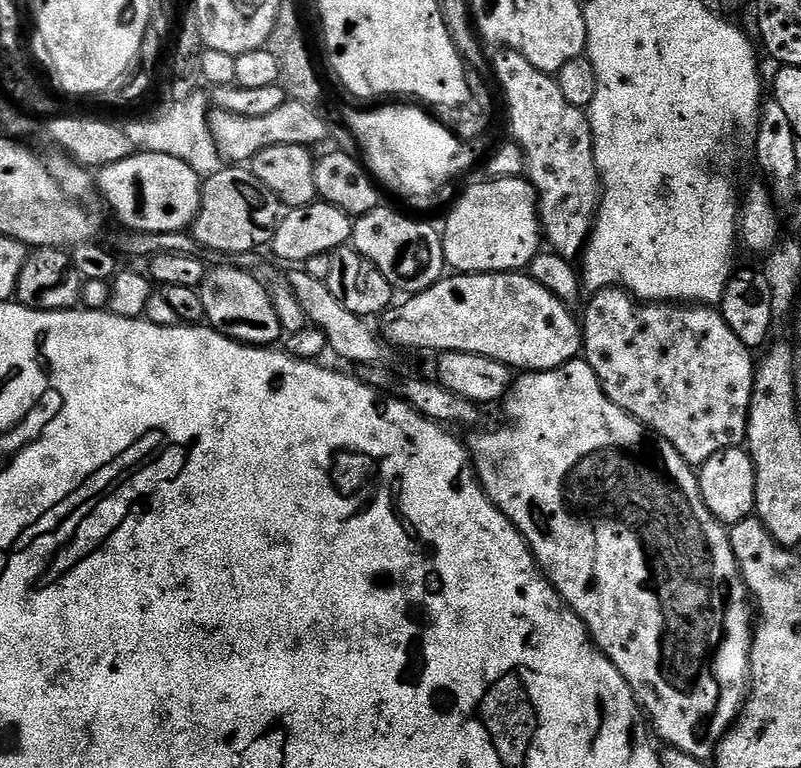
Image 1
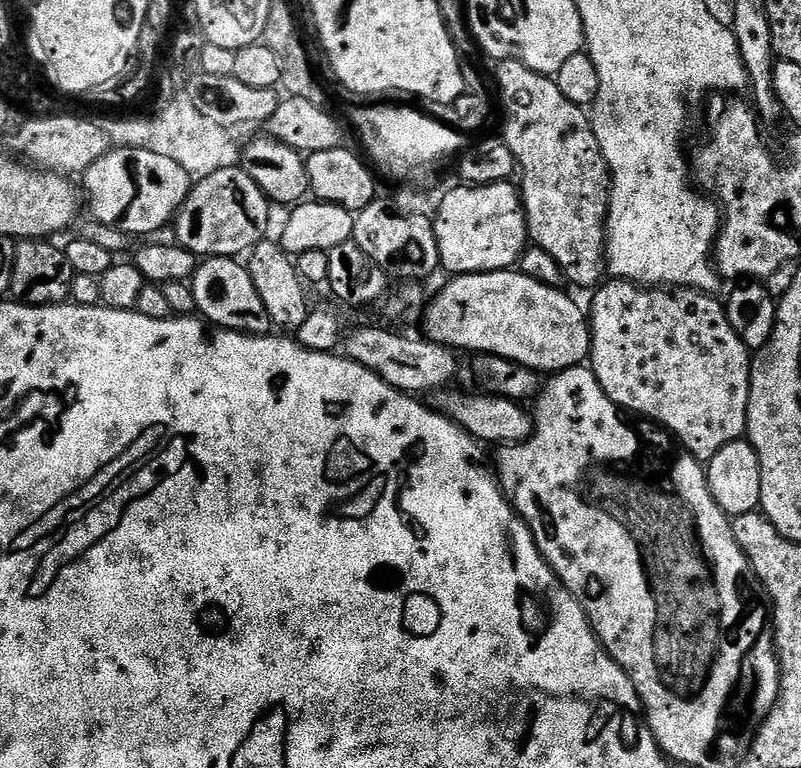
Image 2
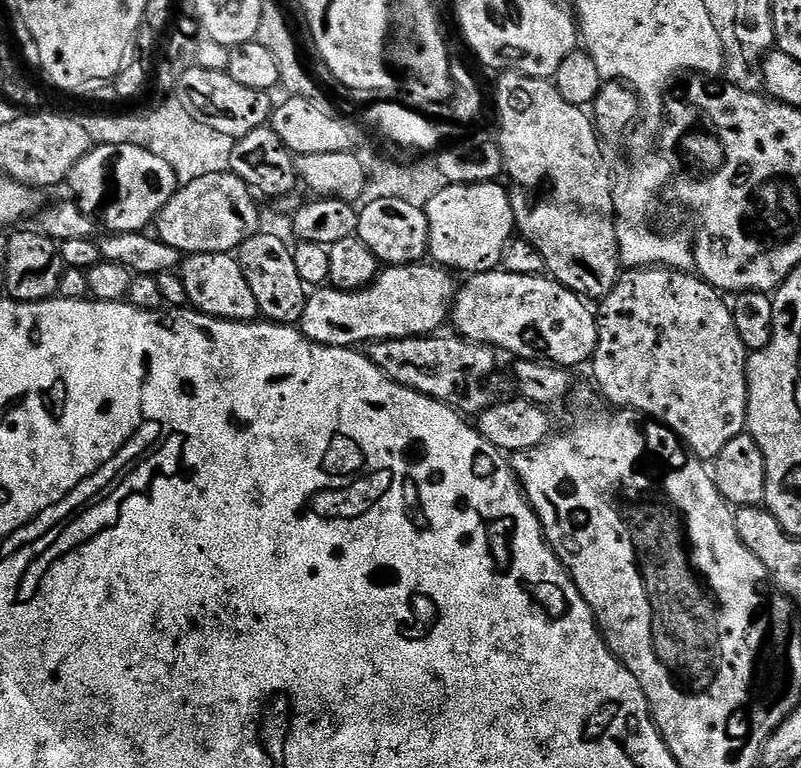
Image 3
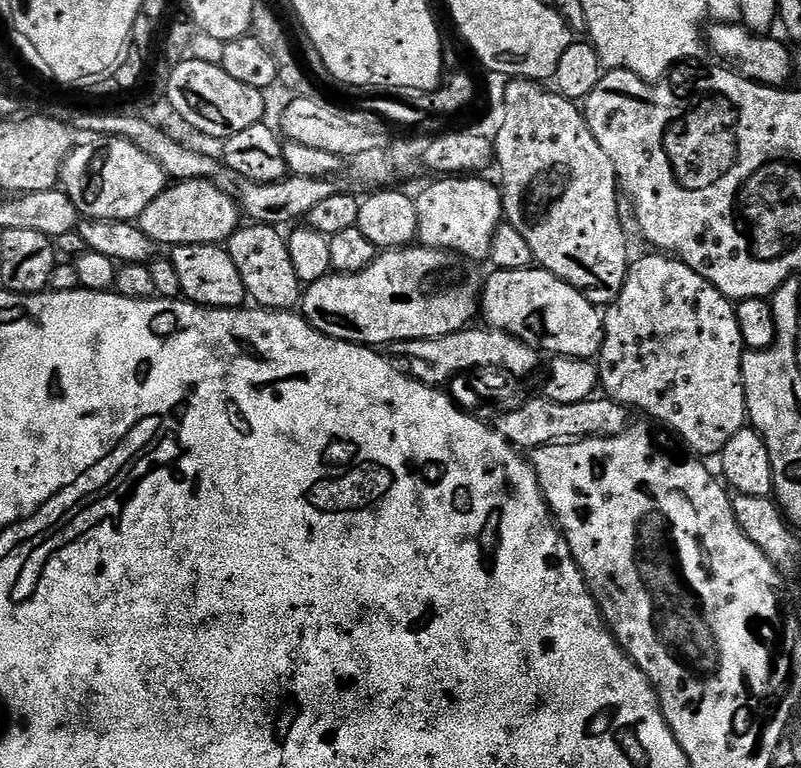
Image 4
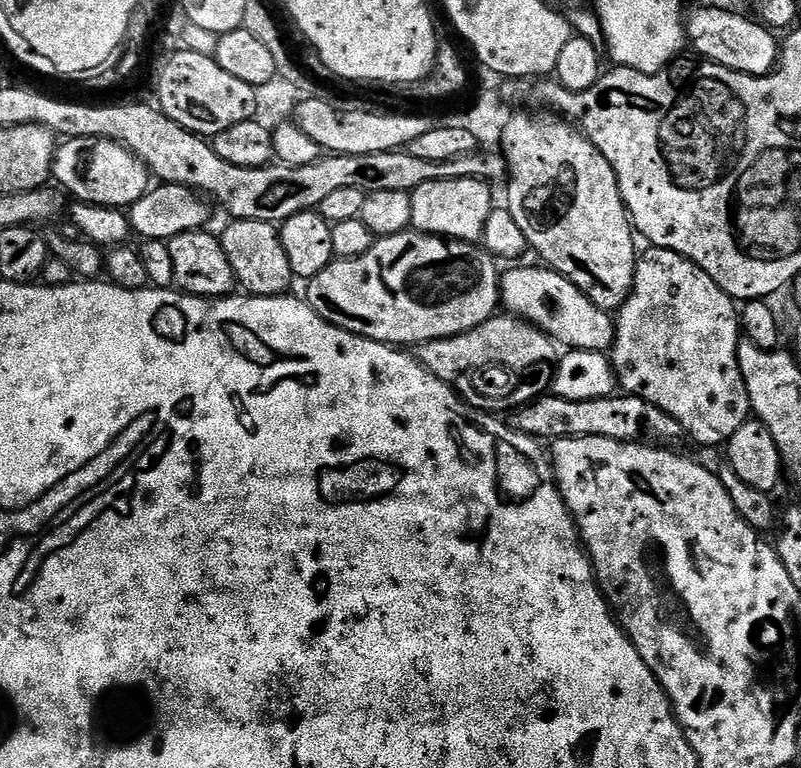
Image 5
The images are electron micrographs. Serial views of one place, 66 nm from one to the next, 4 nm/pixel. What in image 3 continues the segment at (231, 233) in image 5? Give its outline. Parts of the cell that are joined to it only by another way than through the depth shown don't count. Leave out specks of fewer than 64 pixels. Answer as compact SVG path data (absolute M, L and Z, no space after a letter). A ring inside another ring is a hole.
M259 230L238 249L240 269L258 301L260 316L273 324L299 325L310 292L295 266L293 249L280 236Z

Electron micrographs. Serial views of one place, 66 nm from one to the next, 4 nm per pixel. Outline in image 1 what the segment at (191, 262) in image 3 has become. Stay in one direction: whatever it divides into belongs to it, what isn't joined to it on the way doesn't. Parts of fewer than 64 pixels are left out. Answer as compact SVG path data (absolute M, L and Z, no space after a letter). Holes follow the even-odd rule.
M216 268L205 271L199 294L204 307L204 320L223 336L253 346L272 346L281 339L282 329L278 314L274 314L269 289L240 268Z

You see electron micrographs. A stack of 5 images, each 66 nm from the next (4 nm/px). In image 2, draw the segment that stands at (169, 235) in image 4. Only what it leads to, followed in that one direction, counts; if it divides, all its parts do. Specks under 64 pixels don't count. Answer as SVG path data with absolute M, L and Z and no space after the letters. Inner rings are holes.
M240 165L199 177L172 224L175 241L198 258L245 255L269 232L271 203L264 191Z

